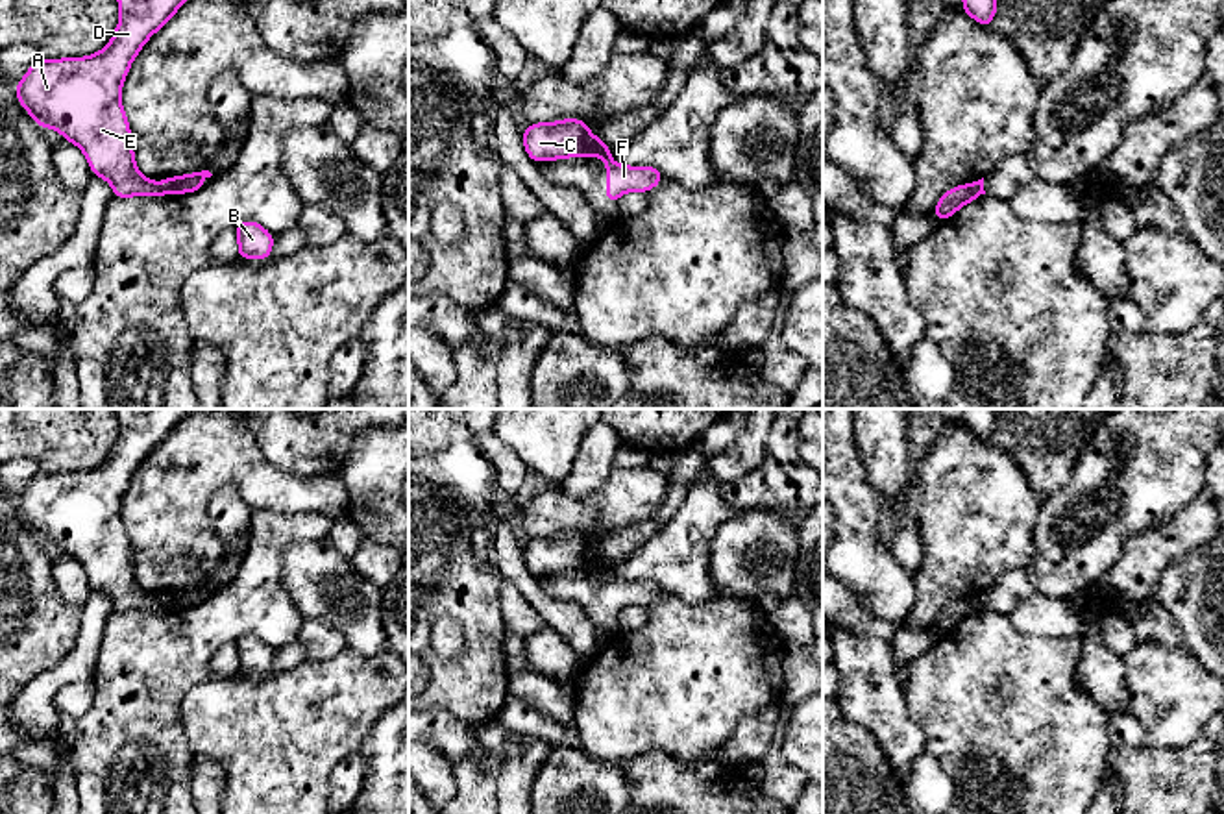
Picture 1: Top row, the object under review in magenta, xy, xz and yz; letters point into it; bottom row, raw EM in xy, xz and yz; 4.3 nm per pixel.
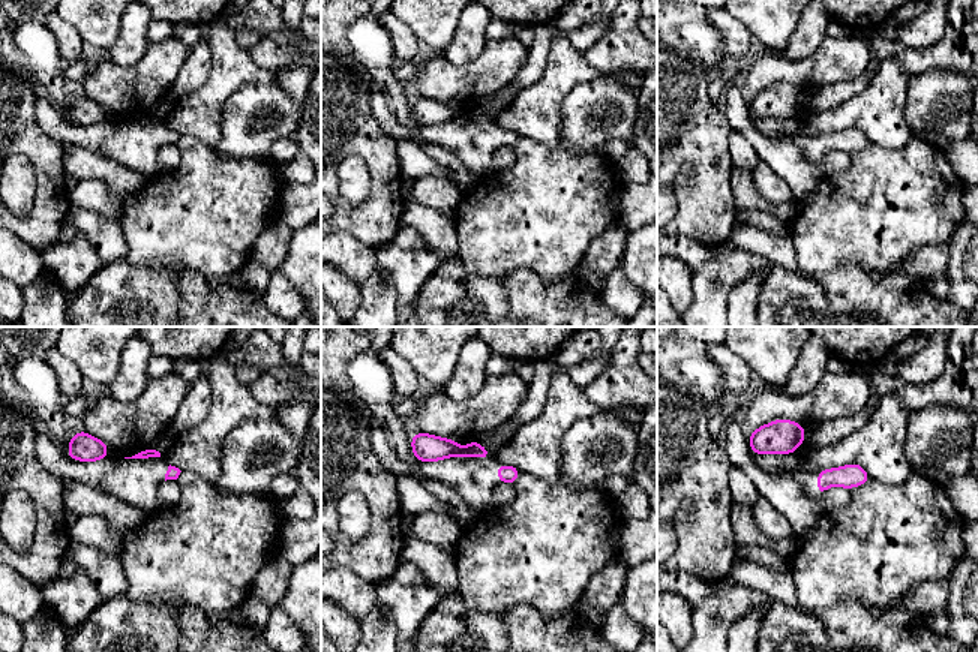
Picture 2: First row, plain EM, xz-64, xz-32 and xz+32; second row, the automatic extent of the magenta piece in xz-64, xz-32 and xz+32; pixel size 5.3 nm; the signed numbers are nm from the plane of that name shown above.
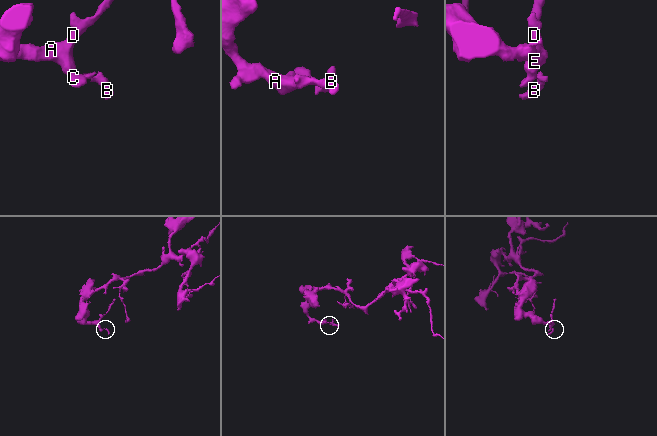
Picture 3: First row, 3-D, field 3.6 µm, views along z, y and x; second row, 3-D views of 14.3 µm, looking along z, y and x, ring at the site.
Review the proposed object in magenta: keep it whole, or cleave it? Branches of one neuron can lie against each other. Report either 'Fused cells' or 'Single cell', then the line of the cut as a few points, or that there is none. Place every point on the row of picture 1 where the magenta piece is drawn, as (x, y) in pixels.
Fused cells. Split along xz (592, 135), (574, 156)

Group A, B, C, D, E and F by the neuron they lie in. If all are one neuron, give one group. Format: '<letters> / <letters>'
A C D E / B F

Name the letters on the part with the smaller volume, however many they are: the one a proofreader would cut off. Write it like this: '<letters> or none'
B, F

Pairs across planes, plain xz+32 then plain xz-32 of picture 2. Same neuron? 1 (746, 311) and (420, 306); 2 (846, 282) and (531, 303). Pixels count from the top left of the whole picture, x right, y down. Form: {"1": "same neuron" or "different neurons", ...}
{"1": "different neurons", "2": "same neuron"}

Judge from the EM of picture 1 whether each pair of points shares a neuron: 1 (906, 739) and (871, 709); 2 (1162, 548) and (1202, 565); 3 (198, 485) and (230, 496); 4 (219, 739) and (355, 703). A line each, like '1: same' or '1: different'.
1: same
2: different
3: different
4: same

